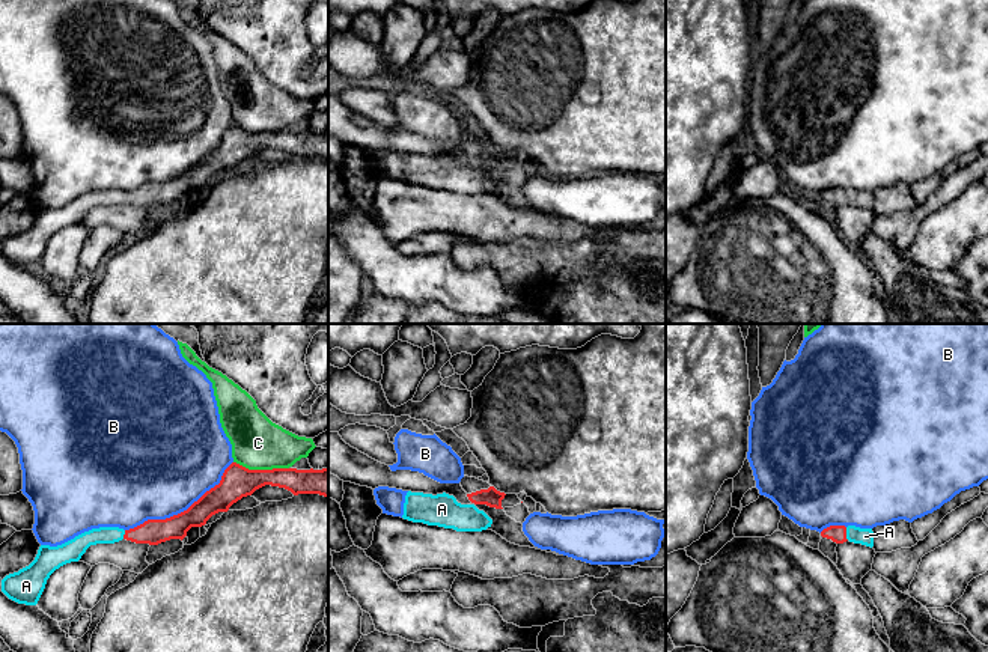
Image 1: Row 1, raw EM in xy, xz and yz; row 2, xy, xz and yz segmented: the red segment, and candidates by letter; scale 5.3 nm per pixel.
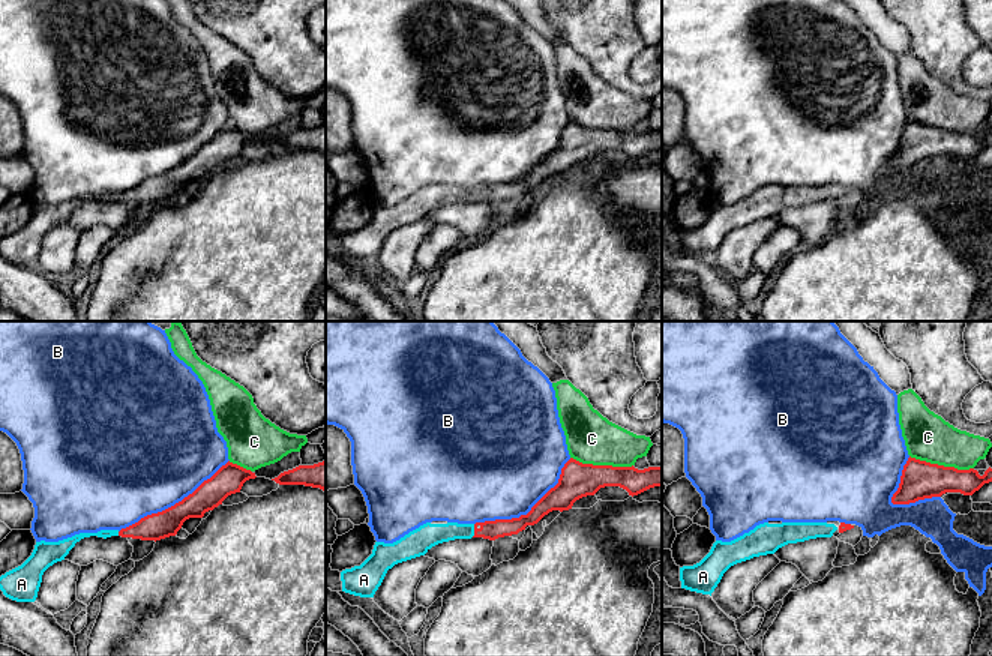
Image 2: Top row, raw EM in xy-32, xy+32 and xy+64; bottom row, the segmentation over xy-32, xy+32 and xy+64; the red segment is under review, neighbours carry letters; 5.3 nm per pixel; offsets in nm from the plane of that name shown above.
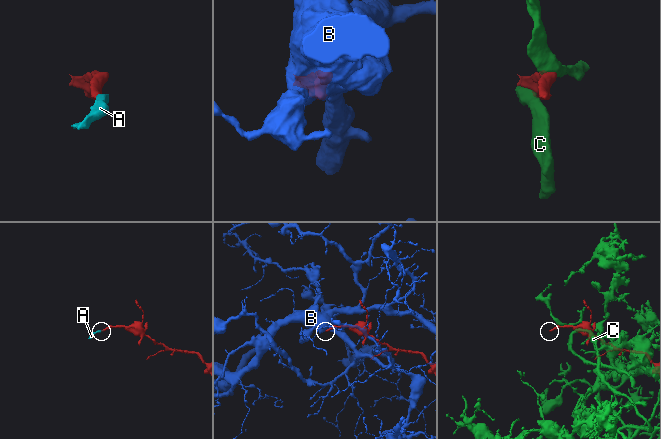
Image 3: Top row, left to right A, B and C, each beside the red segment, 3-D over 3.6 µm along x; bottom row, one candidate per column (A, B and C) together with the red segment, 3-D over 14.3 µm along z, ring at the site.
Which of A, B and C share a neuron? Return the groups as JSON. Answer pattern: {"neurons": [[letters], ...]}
{"neurons": [["A"], ["B"], ["C"]]}

